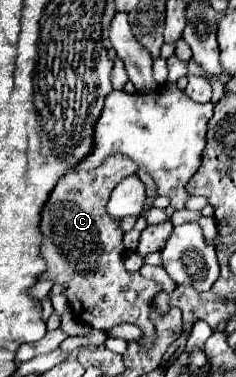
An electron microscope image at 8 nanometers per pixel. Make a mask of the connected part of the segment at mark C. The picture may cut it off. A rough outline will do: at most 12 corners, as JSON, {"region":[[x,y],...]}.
{"region":[[114,156],[68,172],[40,212],[38,280],[72,314],[106,332],[156,328],[162,288],[124,268],[108,192],[136,170]]}

